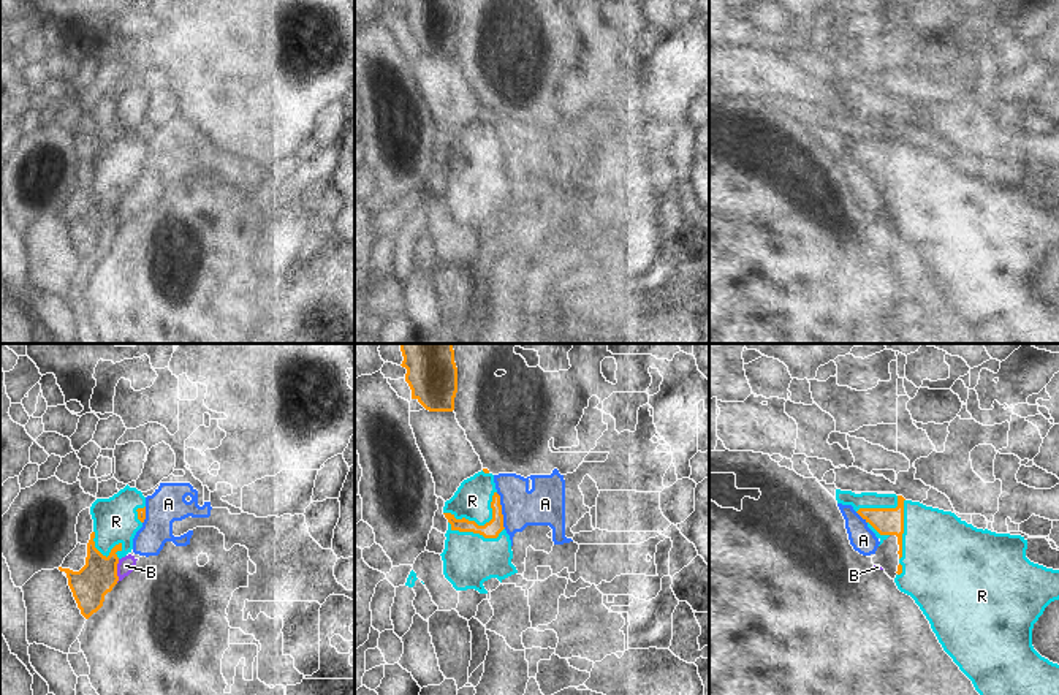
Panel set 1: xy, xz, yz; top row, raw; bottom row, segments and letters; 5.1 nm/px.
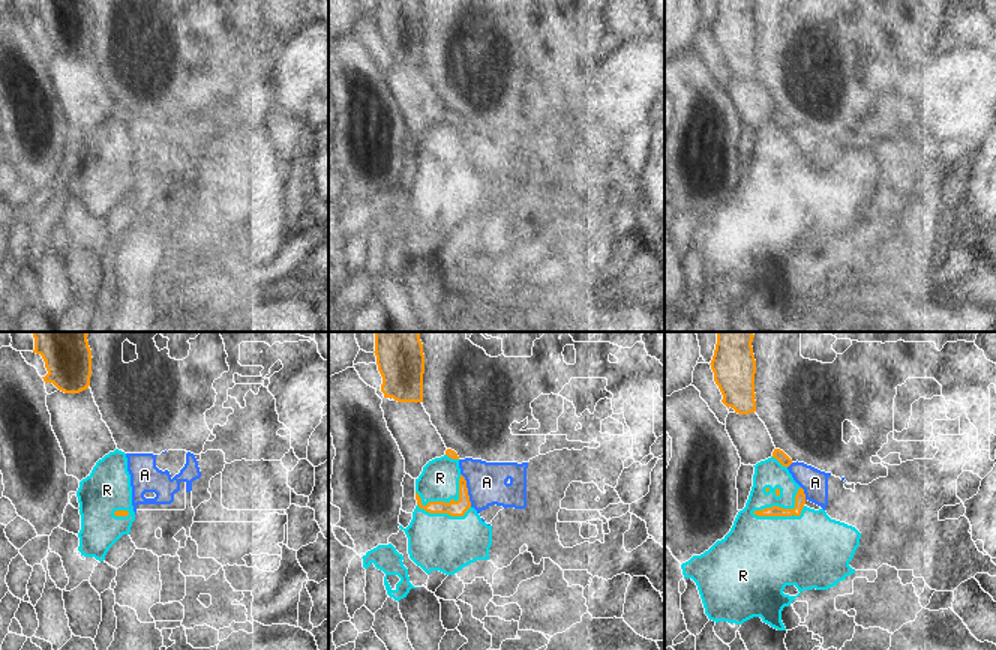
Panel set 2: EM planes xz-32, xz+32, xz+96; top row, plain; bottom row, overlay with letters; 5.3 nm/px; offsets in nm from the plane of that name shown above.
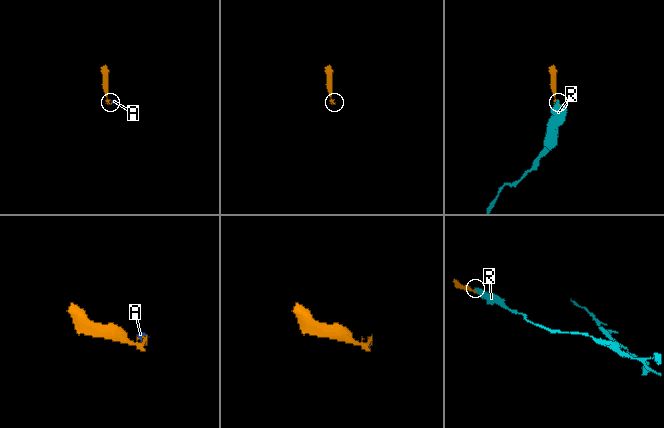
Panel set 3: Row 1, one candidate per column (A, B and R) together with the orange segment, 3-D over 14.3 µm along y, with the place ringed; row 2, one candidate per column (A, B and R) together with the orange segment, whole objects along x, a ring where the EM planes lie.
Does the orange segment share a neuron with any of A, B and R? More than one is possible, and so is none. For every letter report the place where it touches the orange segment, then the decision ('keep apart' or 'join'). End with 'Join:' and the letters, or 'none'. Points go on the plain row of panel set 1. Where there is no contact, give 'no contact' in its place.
A: meets orange in xz at (501, 155); keep apart
B: meets orange in xy at (116, 216); keep apart
R: meets orange in xz at (480, 171); keep apart
Join: none

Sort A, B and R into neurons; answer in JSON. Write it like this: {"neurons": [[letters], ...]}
{"neurons": [["A", "B"], ["R"]]}

